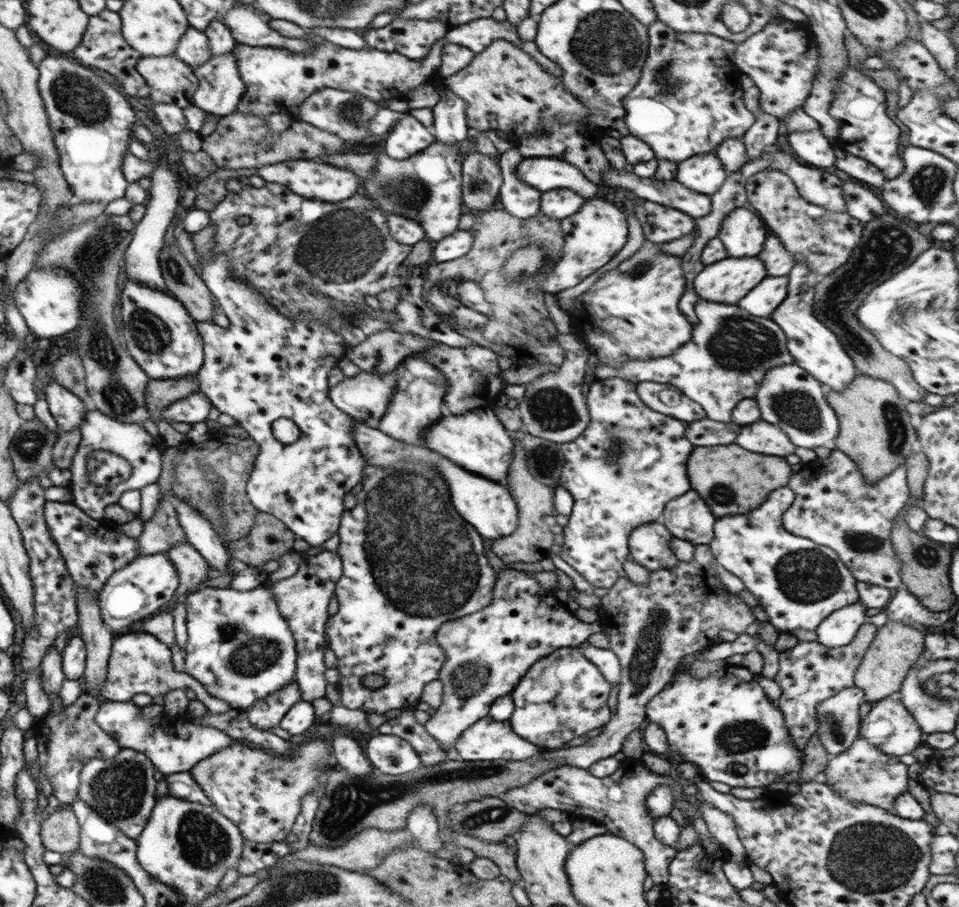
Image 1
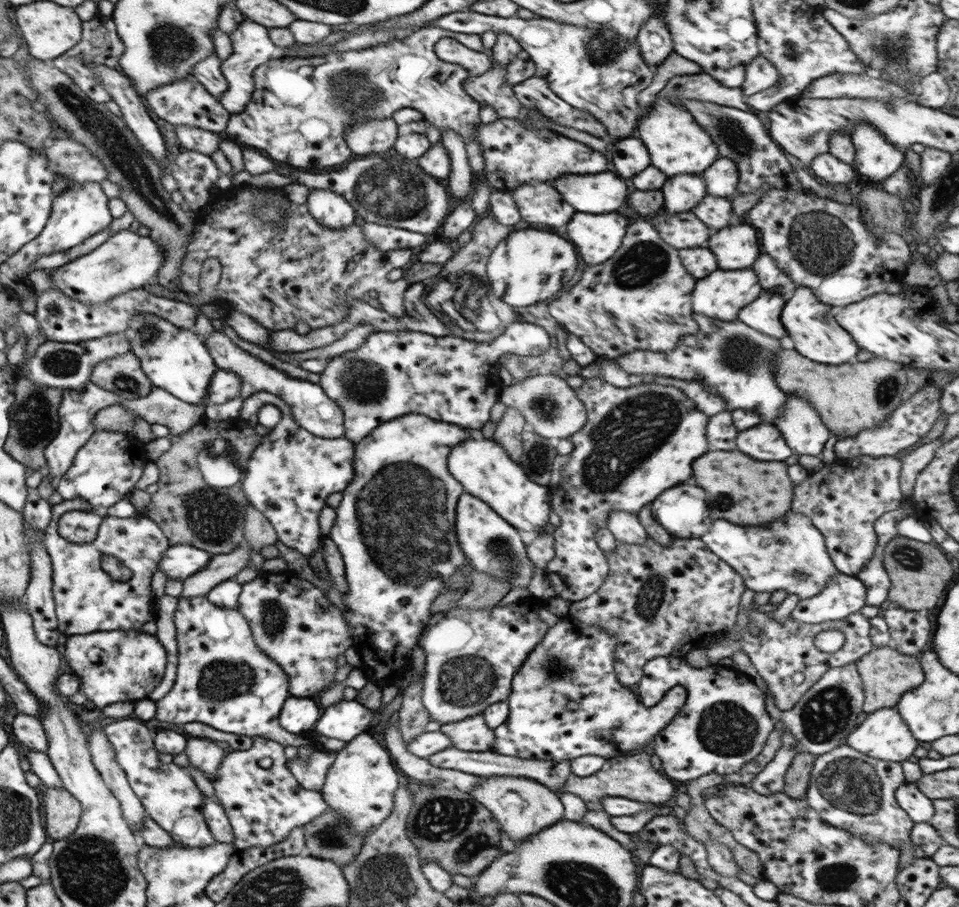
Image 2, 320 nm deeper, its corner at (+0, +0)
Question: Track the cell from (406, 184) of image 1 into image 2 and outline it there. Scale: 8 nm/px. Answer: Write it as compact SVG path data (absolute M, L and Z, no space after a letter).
M387 154L369 156L349 162L345 168L327 174L309 174L309 172L292 168L290 175L279 175L276 171L265 172L260 175L249 174L245 169L227 174L229 184L240 186L264 186L264 188L280 188L297 181L307 188L330 190L340 194L353 208L355 218L360 221L377 225L395 226L410 232L423 235L437 235L445 219L451 211L453 203L444 187L443 180L429 176L423 172L416 159L402 156L393 158Z

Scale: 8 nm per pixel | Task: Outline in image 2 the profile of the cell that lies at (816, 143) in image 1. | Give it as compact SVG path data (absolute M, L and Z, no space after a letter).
M828 152L811 158L809 167L817 178L829 184L847 185L847 182L855 182L855 171L852 164L845 164Z

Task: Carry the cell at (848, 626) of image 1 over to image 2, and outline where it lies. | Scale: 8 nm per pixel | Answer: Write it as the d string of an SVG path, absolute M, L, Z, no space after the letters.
M835 573L812 597L798 600L790 617L807 624L840 621L866 604L863 583L855 576Z

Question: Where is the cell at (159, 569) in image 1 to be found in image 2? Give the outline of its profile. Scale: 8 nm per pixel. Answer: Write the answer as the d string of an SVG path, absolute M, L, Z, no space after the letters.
M167 546L156 570L167 579L184 581L188 576L199 572L209 562L210 557L210 553L194 546Z

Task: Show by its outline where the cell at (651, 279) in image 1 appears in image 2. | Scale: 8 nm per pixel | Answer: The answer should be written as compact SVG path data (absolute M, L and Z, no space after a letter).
M635 220L631 226L627 226L621 245L613 256L601 264L587 265L582 274L567 292L559 292L545 302L546 311L561 328L578 336L596 357L616 360L633 350L669 353L683 336L697 332L697 324L693 322L689 310L695 280L681 266L678 251L662 242L647 222Z

